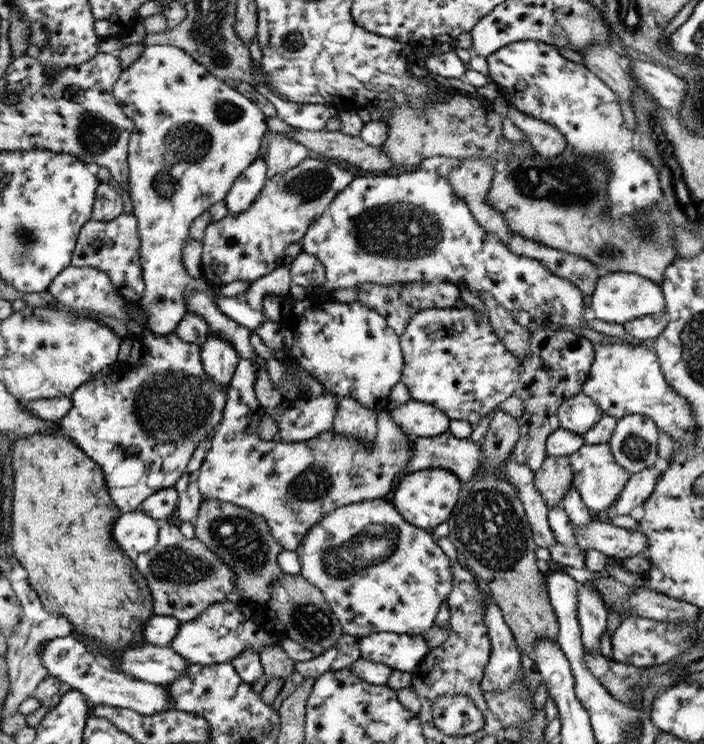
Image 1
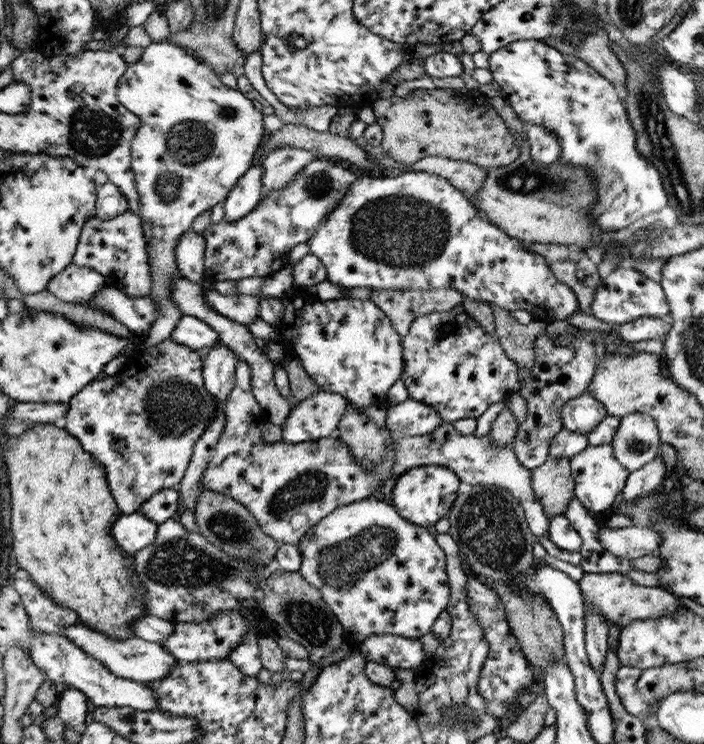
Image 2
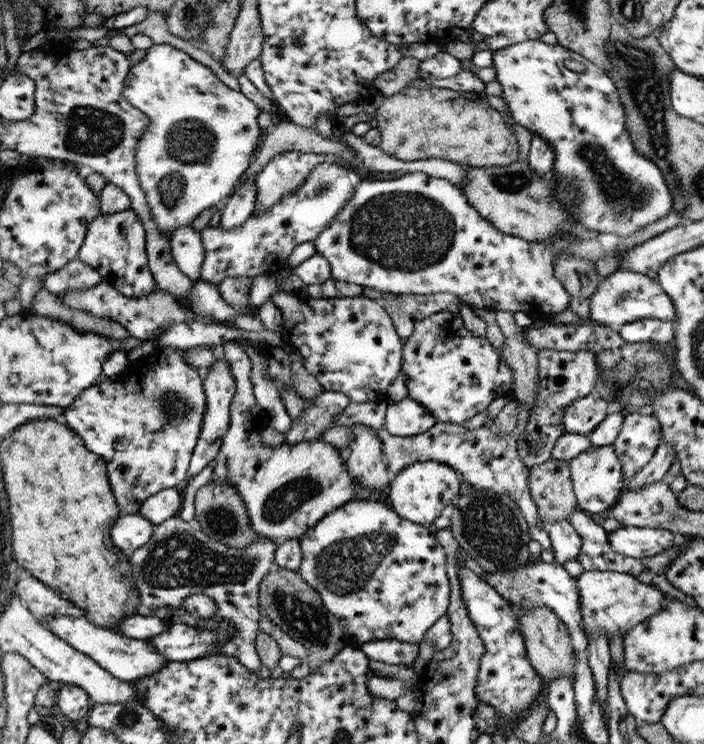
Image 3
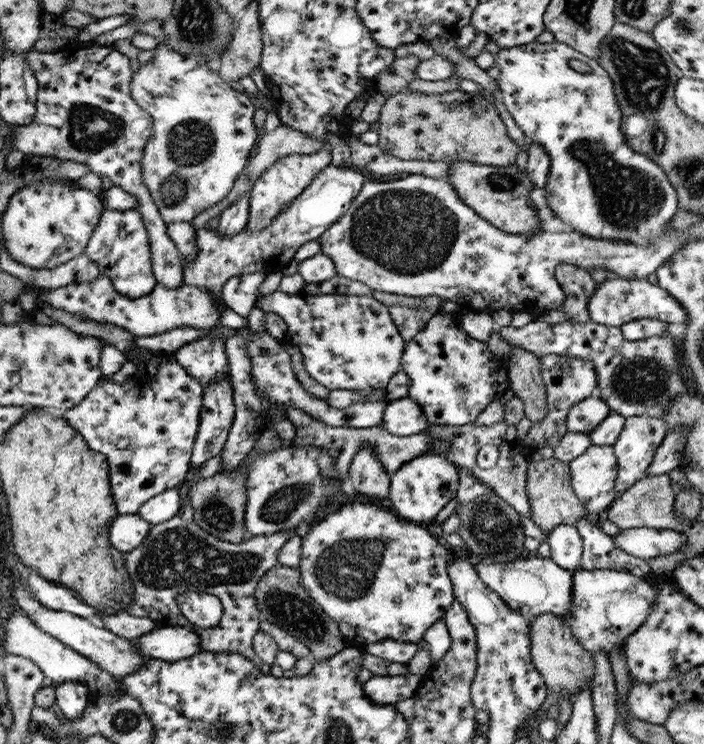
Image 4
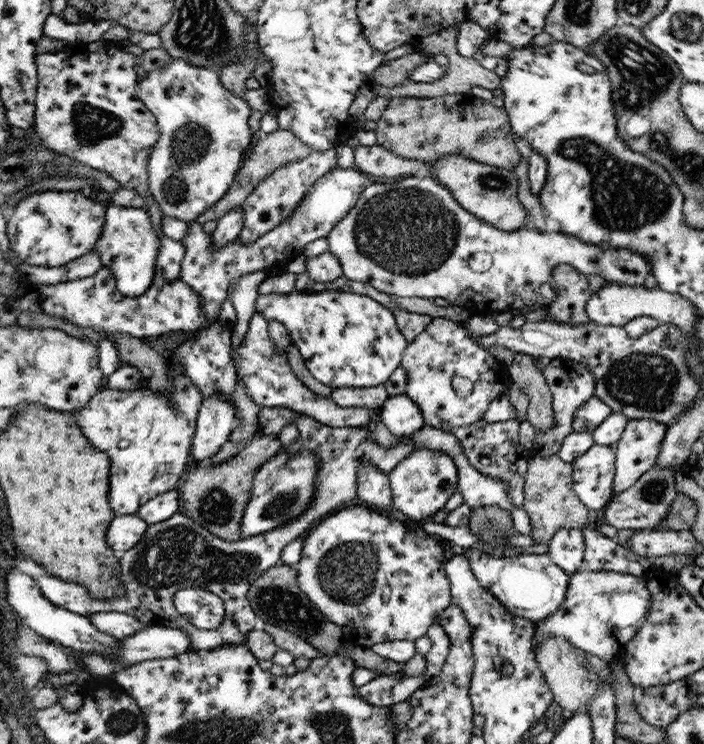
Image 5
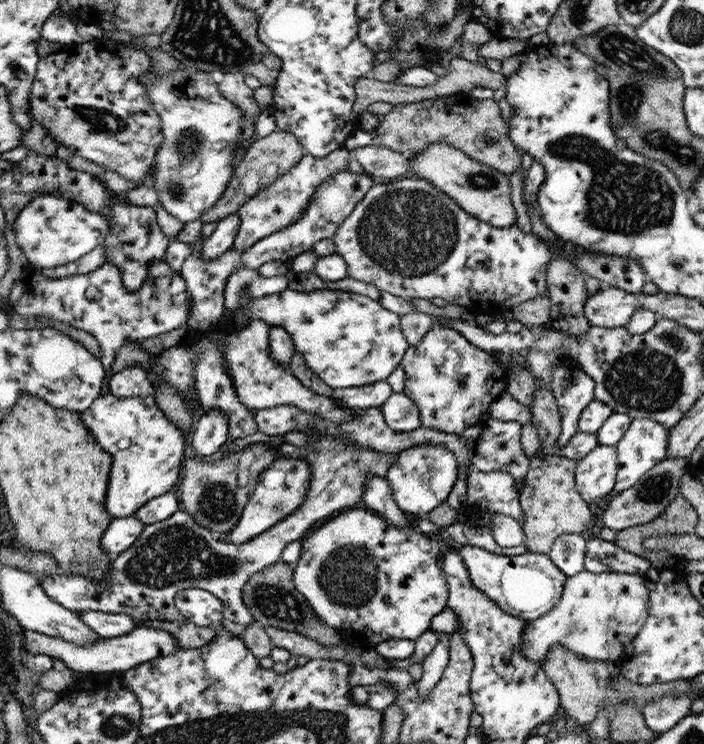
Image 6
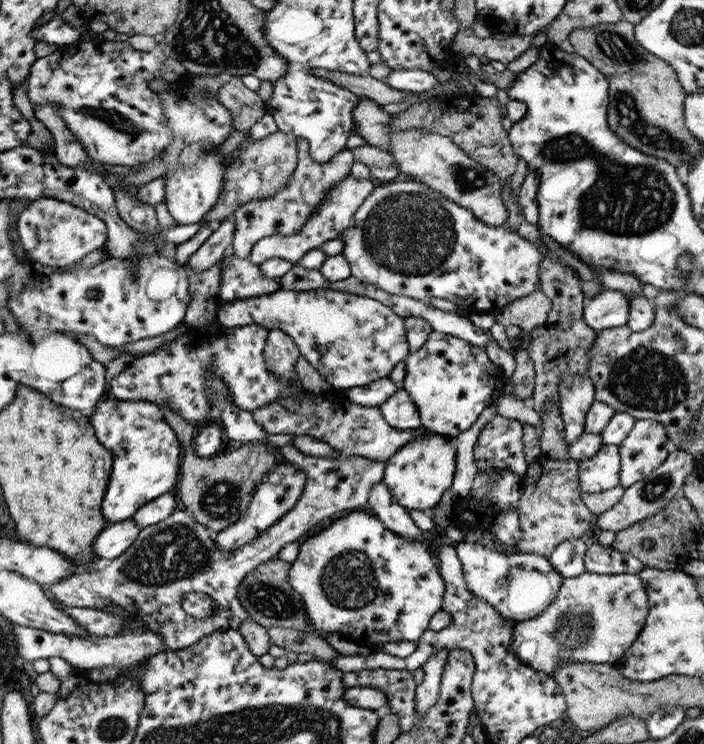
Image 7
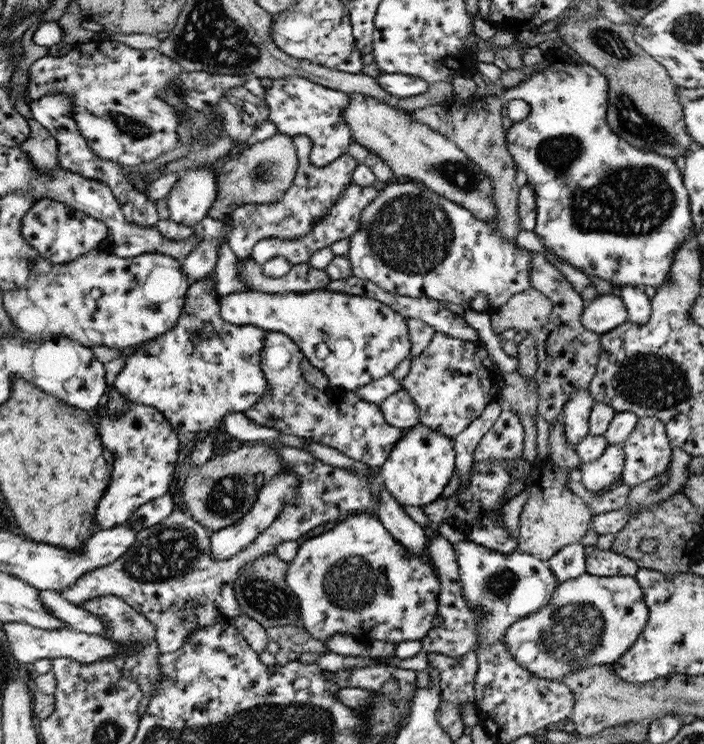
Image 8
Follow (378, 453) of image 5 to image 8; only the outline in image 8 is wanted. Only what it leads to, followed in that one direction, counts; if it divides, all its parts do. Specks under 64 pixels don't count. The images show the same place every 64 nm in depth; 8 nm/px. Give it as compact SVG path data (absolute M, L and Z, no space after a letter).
M280 446L280 454L284 457L286 469L295 472L299 478L299 486L295 499L288 503L279 517L265 530L255 542L252 542L246 549L228 560L216 560L211 553L211 540L206 535L205 526L196 522L196 519L187 517L182 511L174 511L168 517L144 530L137 531L135 545L131 547L119 560L111 562L103 568L91 570L83 574L72 586L59 592L65 599L68 599L76 606L82 606L83 602L94 597L105 597L114 595L124 599L130 606L146 615L156 626L157 636L155 637L161 654L173 653L178 650L189 637L189 634L198 627L210 626L227 622L233 624L233 620L242 613L239 601L235 598L234 584L243 568L249 565L255 558L272 552L276 546L284 542L302 541L306 532L324 526L326 522L342 522L349 516L364 512L372 512L373 498L369 484L375 478L376 467L369 466L365 474L353 472L351 468L340 468L332 466L331 463L324 463L316 459L306 449L292 446Z

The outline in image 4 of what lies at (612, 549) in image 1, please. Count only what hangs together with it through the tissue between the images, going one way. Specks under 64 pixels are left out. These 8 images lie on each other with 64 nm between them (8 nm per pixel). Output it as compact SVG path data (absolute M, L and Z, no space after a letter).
M628 528L614 536L616 548L635 557L650 559L680 550L688 541L687 533L654 528Z

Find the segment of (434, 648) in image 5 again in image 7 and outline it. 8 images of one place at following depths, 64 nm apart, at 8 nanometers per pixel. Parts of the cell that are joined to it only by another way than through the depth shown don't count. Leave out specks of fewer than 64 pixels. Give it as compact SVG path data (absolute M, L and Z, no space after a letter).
M441 648L437 654L433 654L427 659L427 664L423 666L425 677L422 683L417 686L415 693L415 710L417 710L417 714L425 714L438 700L445 658L448 658L448 650Z

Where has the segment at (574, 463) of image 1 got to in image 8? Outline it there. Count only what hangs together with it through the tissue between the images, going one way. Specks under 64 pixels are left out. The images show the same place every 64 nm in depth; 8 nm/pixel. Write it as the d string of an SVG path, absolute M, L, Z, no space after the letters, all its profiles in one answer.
M622 444L608 445L600 458L582 463L578 477L590 492L598 493L610 488L611 484L623 474L624 463Z

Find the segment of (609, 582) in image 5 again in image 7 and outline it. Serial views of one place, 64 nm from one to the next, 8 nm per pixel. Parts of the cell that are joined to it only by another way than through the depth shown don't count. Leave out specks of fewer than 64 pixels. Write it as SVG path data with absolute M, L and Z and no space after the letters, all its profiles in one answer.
M584 571L575 577L565 578L560 585L556 598L548 605L546 610L543 610L538 616L534 618L517 621L513 628L512 635L512 650L519 658L519 661L533 668L538 673L547 674L552 677L555 674L555 670L559 668L561 662L592 662L596 665L602 663L613 663L618 660L626 651L627 648L632 646L632 643L639 637L640 631L644 628L647 616L648 616L648 601L647 592L644 586L642 586L642 580L636 574L592 574L591 572Z

